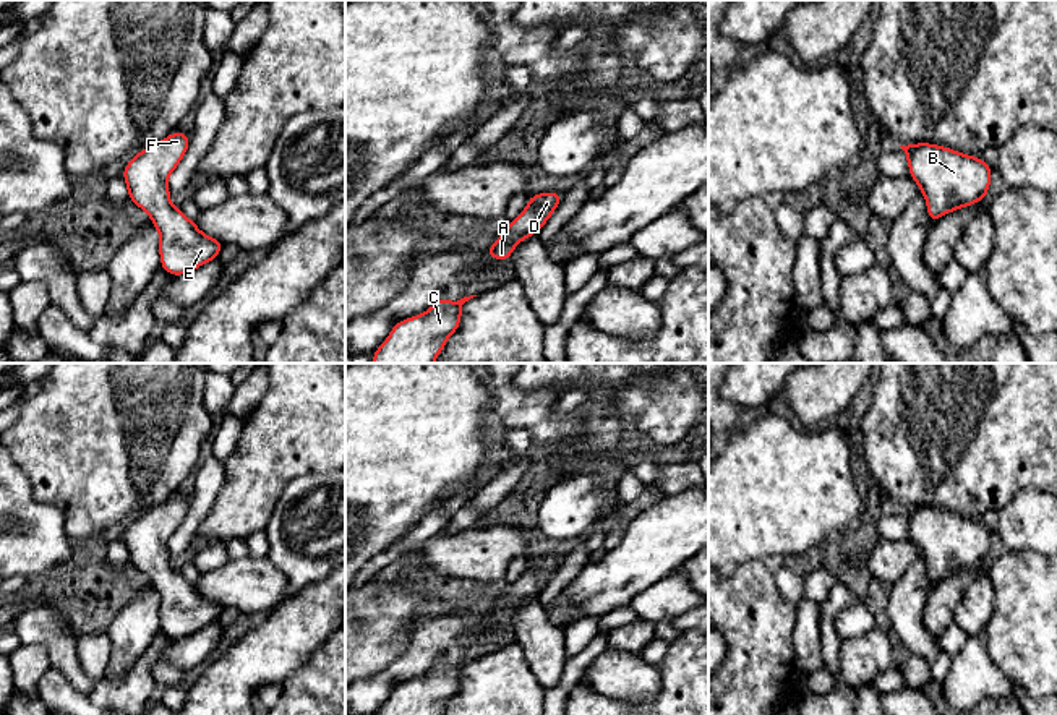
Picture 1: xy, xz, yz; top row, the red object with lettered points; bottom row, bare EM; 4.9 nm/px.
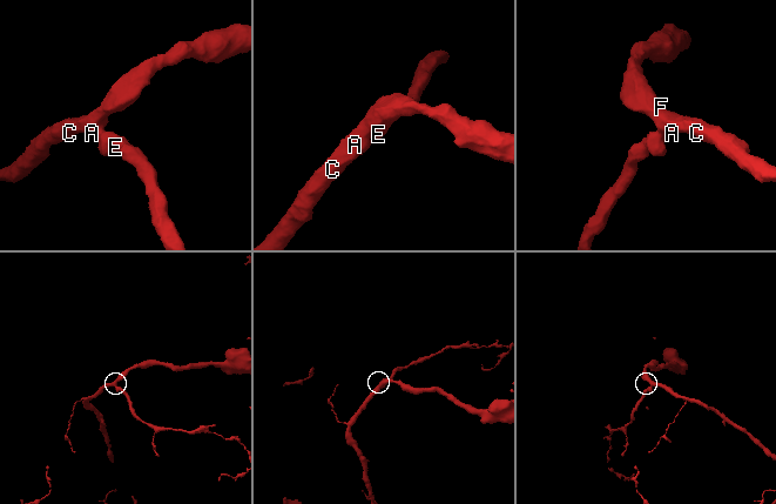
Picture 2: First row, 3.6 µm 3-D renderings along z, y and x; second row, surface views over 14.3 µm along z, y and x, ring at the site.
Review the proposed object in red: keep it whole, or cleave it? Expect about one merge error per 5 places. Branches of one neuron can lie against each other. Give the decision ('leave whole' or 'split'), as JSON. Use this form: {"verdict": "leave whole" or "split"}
{"verdict": "leave whole"}

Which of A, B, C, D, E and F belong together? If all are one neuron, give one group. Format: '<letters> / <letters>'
A B C D E F

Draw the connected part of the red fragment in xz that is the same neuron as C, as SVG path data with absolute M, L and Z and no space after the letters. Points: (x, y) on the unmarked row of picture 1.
M439 658L425 676L394 687L387 702L374 715L441 715L460 689L462 668L473 660L477 658L451 666Z

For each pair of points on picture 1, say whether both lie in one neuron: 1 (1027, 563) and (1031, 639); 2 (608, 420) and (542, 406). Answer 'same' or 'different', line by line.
1: same
2: same

